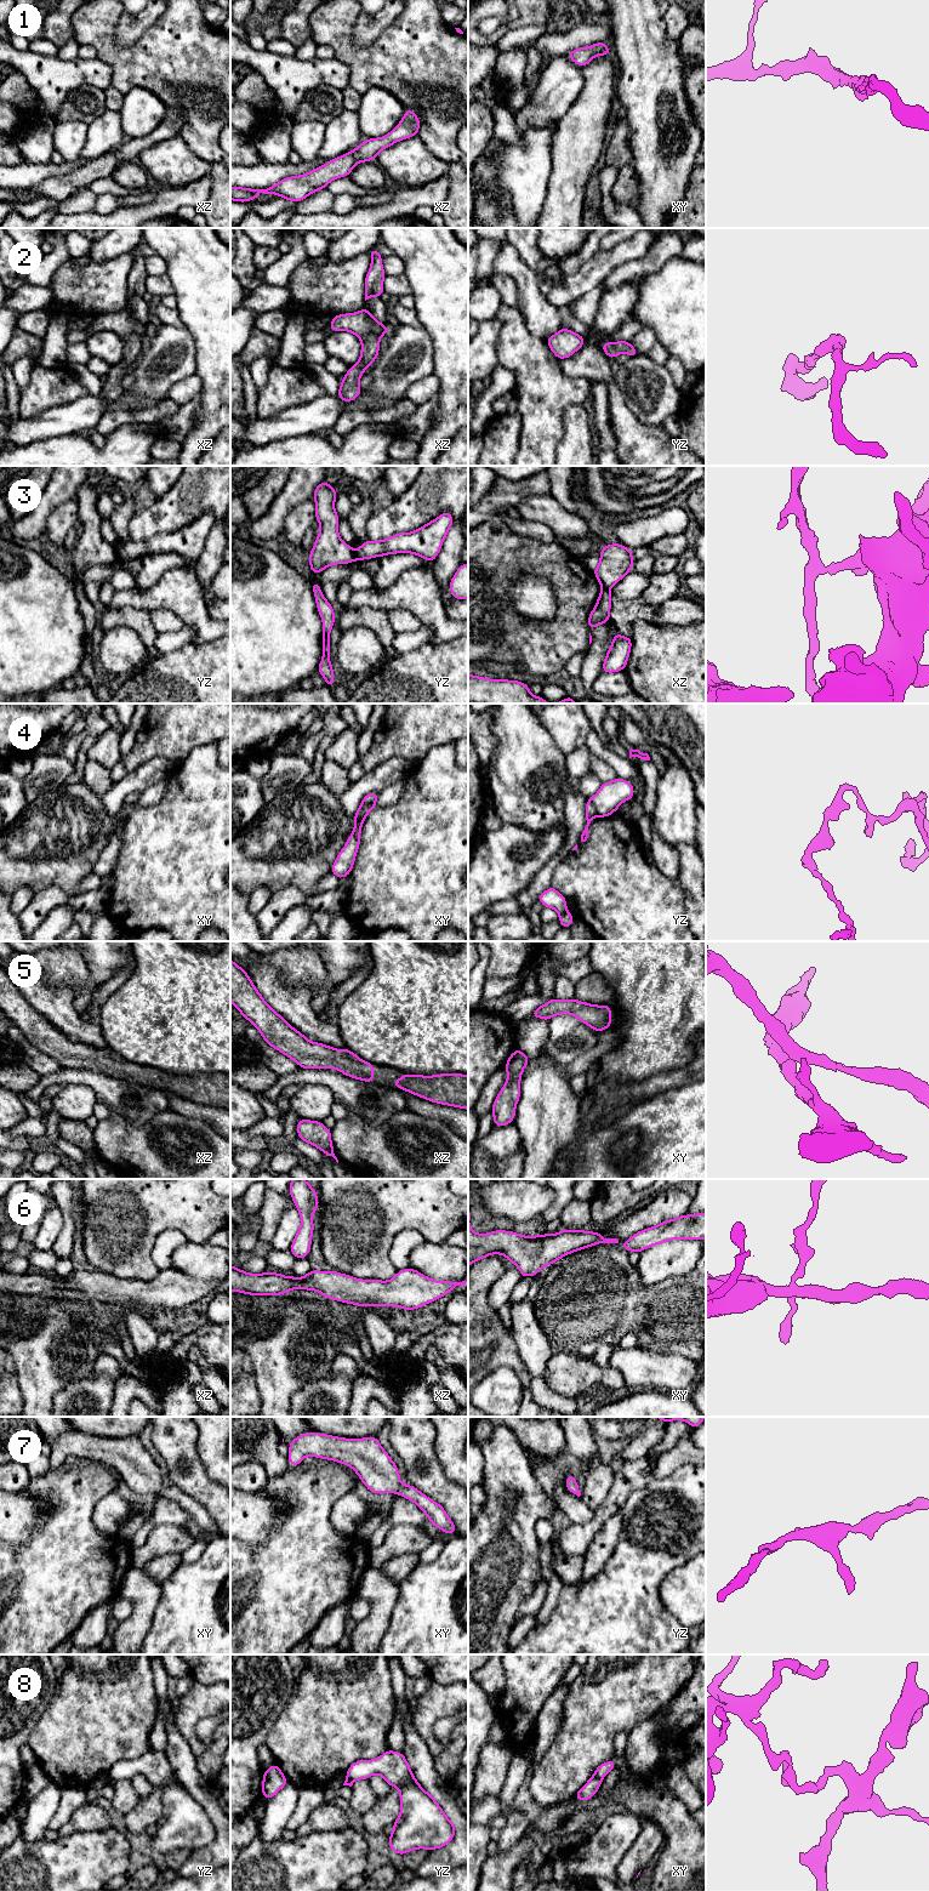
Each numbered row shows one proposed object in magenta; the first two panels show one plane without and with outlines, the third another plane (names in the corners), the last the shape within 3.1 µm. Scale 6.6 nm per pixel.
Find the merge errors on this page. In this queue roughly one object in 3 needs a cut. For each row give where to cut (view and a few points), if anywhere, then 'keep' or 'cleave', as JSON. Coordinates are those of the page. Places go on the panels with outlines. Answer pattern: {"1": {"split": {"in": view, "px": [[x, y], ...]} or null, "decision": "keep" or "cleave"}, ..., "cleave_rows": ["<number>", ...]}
{"1": {"split": null, "decision": "keep"}, "2": {"split": null, "decision": "keep"}, "3": {"split": {"in": "yz", "px": [[353, 552], [355, 559]]}, "decision": "cleave"}, "4": {"split": {"in": "xy", "px": [[375, 802], [363, 806], [358, 810]]}, "decision": "cleave"}, "5": {"split": null, "decision": "keep"}, "6": {"split": null, "decision": "keep"}, "7": {"split": null, "decision": "keep"}, "8": {"split": {"in": "xy", "px": [[593, 1776], [600, 1780]]}, "decision": "cleave"}, "cleave_rows": ["3", "4", "8"]}

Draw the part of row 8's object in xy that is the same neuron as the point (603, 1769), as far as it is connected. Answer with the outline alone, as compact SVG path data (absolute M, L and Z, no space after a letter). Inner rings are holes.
M609 1760L606 1762L604 1762L604 1764L600 1764L595 1768L595 1771L593 1773L593 1777L597 1777L599 1779L603 1779L616 1766L617 1766L617 1764L614 1760Z

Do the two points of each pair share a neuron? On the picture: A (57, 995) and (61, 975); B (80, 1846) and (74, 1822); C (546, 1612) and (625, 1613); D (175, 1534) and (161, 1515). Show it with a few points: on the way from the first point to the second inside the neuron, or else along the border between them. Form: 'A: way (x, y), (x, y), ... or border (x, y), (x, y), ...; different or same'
A: border (45, 979), (50, 984), (69, 985), (75, 996); different
B: border (104, 1828), (60, 1835); different
C: border (563, 1585), (551, 1617), (546, 1622), (536, 1624); different
D: border (191, 1534), (175, 1525), (157, 1525), (144, 1541); different

